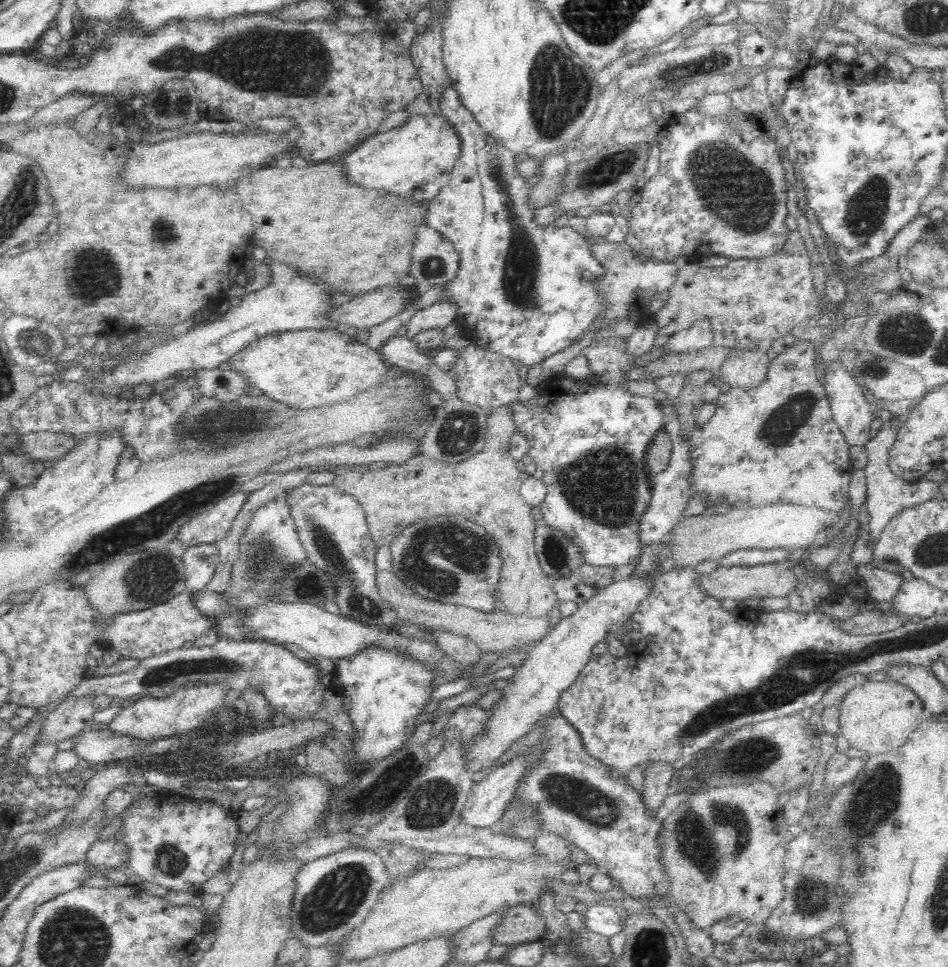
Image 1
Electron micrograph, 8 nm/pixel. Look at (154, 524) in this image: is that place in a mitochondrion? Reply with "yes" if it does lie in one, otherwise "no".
yes

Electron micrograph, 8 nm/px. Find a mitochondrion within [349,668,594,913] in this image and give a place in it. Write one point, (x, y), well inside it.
(429, 805)

